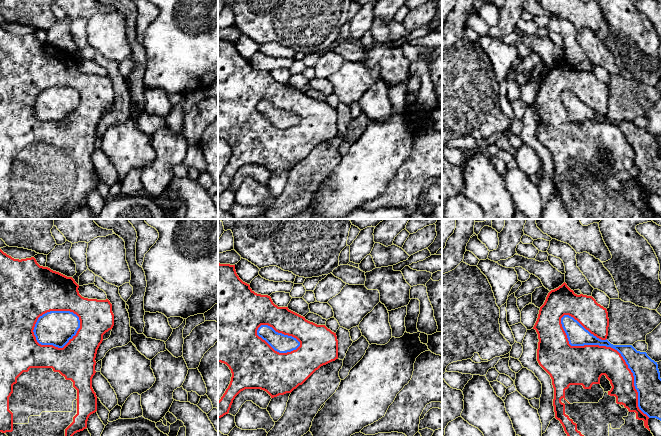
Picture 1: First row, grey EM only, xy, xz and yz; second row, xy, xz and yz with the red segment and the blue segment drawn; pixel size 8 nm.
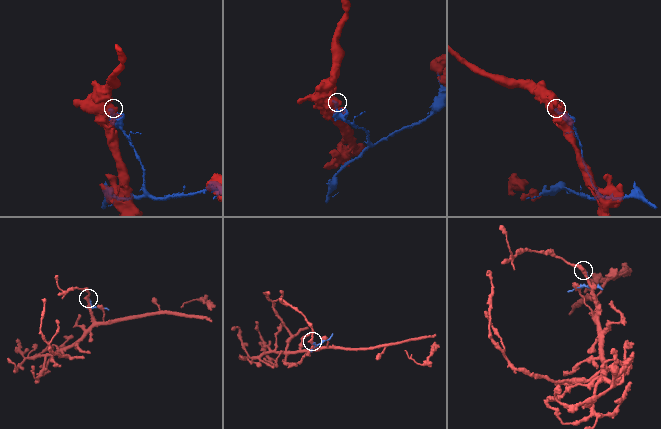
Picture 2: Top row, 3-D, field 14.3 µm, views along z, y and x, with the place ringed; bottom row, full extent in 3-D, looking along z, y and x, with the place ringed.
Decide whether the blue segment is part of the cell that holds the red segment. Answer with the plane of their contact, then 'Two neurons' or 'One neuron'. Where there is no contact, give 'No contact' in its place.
Touches red in yz. Two neurons

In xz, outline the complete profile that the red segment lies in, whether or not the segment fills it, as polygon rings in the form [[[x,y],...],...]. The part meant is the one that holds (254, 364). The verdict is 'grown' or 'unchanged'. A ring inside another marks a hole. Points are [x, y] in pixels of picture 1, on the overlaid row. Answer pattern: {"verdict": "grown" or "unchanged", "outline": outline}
{"verdict": "unchanged", "outline": [[[218,263],[218,362],[226,364],[232,373],[230,384],[221,399],[218,401],[218,418],[221,418],[229,413],[233,400],[241,391],[245,389],[261,389],[266,391],[271,398],[291,393],[299,385],[302,385],[321,366],[335,361],[336,359],[338,359],[338,340],[336,333],[332,332],[325,325],[317,325],[306,320],[305,317],[289,310],[288,307],[278,307],[273,303],[270,296],[255,293],[250,288],[249,284],[243,282],[236,273],[235,265]],[[261,325],[268,325],[278,333],[296,338],[300,342],[300,346],[296,350],[287,353],[279,353],[275,351],[265,340],[257,335],[257,330]]]}

